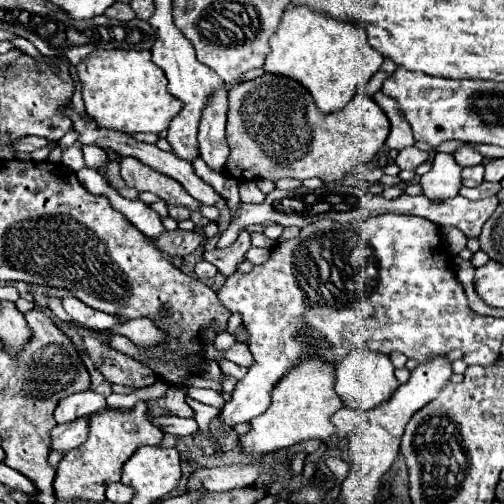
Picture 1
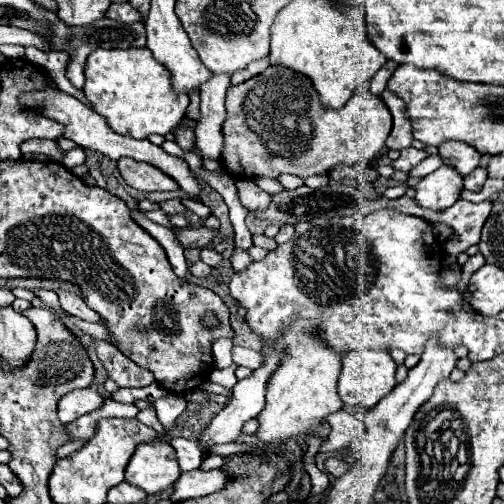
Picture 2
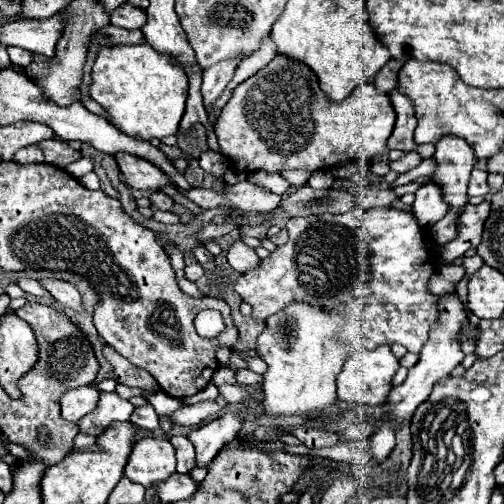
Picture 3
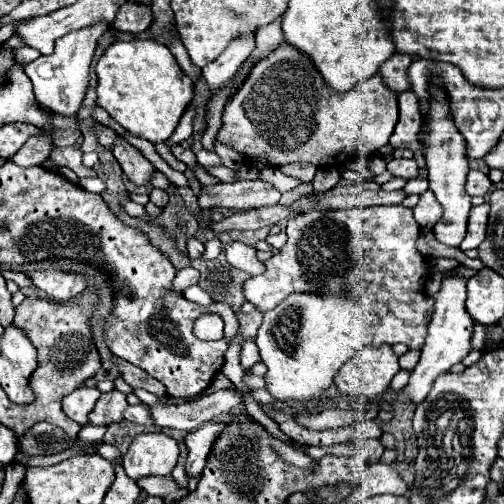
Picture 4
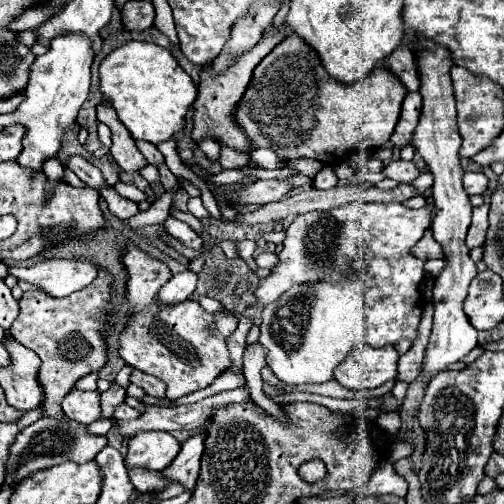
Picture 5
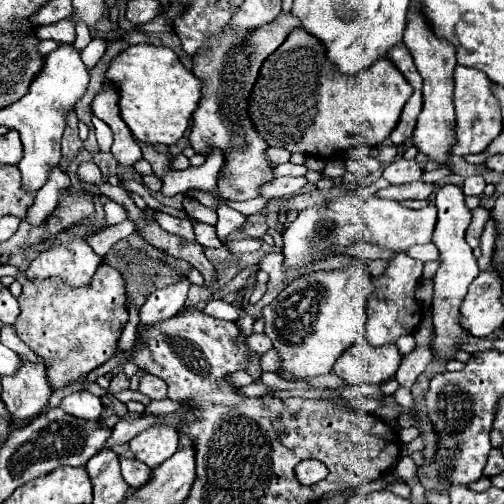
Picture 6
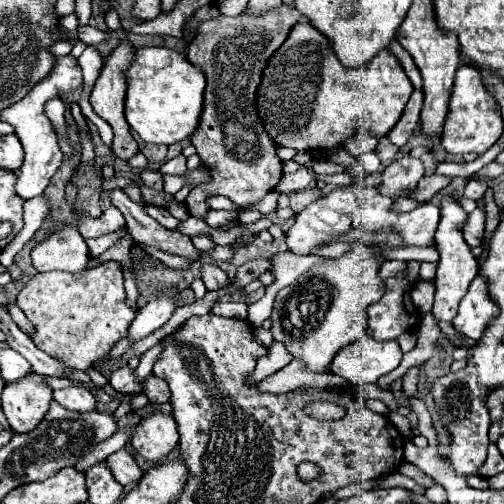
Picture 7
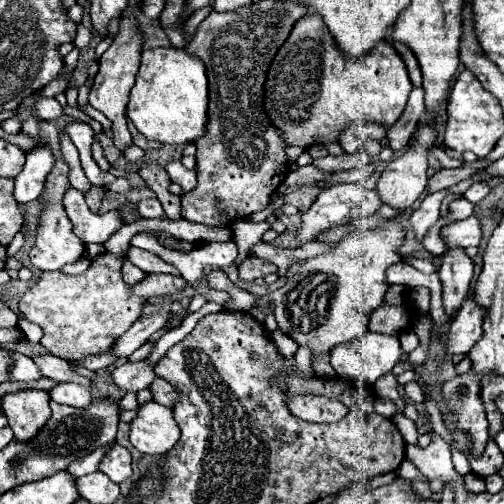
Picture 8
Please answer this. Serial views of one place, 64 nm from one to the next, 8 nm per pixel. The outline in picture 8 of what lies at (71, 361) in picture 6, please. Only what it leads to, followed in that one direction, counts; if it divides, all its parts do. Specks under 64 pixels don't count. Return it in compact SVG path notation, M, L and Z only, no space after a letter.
M104 252L90 260L90 268L80 276L44 272L44 276L22 296L20 312L26 320L44 330L42 344L68 362L106 352L140 318L144 304L156 296L176 296L186 288L186 280L172 274L146 274L142 282L128 286L122 280L122 258Z

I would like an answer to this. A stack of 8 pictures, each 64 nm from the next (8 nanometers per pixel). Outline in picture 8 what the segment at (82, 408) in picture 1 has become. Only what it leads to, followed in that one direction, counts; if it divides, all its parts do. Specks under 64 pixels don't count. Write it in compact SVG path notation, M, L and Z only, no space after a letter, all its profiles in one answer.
M68 382L68 384L56 384L50 390L50 398L58 404L66 404L66 406L74 406L74 408L88 408L88 404L92 402L90 390L86 386Z

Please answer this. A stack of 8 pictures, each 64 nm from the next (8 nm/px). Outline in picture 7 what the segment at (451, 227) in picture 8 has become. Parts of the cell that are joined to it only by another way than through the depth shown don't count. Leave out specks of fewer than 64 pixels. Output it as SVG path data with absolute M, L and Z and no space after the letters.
M476 208L472 214L468 214L462 230L462 236L468 246L482 246L484 240L484 210Z

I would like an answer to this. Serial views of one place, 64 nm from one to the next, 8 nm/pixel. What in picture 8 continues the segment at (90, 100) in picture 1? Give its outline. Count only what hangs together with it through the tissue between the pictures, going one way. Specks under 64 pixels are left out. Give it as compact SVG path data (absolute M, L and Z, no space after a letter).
M184 48L144 50L126 112L148 140L188 144L204 136L208 124L208 80L202 60L188 56Z

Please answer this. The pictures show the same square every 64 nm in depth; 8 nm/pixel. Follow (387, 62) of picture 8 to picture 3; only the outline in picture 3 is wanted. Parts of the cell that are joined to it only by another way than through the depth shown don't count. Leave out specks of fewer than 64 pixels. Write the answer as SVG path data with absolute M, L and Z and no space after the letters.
M276 54L262 70L234 88L232 98L224 106L220 120L214 126L222 154L240 172L284 172L290 168L306 168L316 172L330 168L336 162L352 162L358 159L370 161L386 148L386 140L392 134L396 112L388 94L378 92L372 82L360 84L342 102L332 102L318 86L316 74L302 62Z

